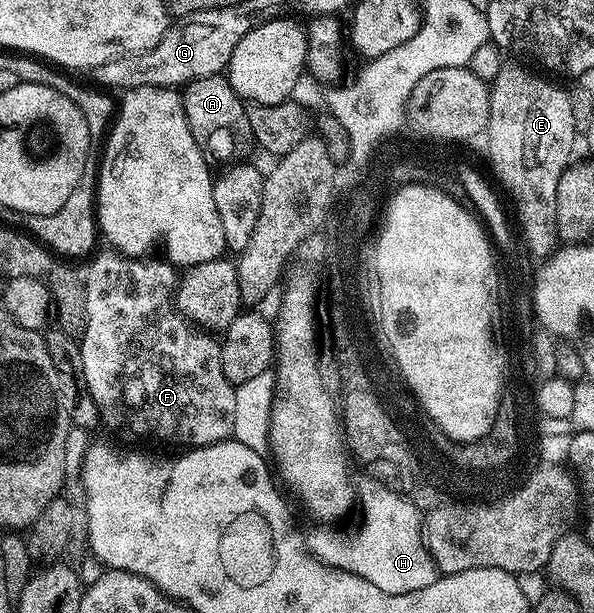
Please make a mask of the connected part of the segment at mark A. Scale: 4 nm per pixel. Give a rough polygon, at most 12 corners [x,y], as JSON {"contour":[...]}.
{"contour":[[225,75],[180,95],[192,138],[233,161],[250,136],[247,105]]}

